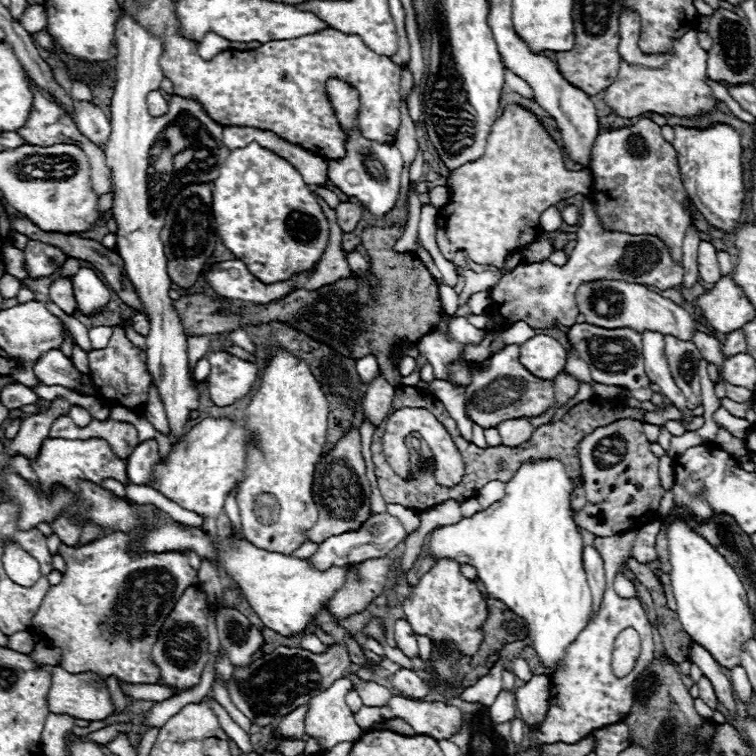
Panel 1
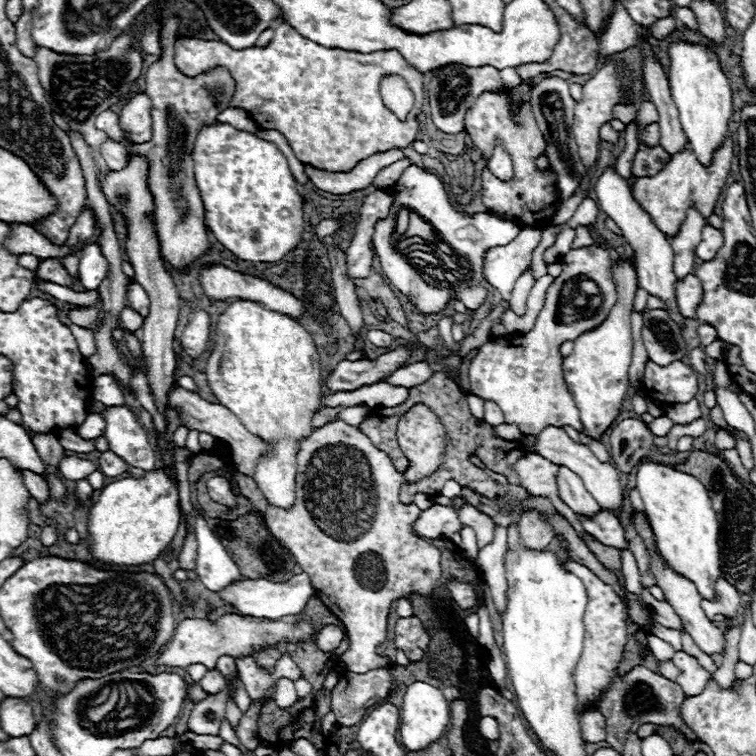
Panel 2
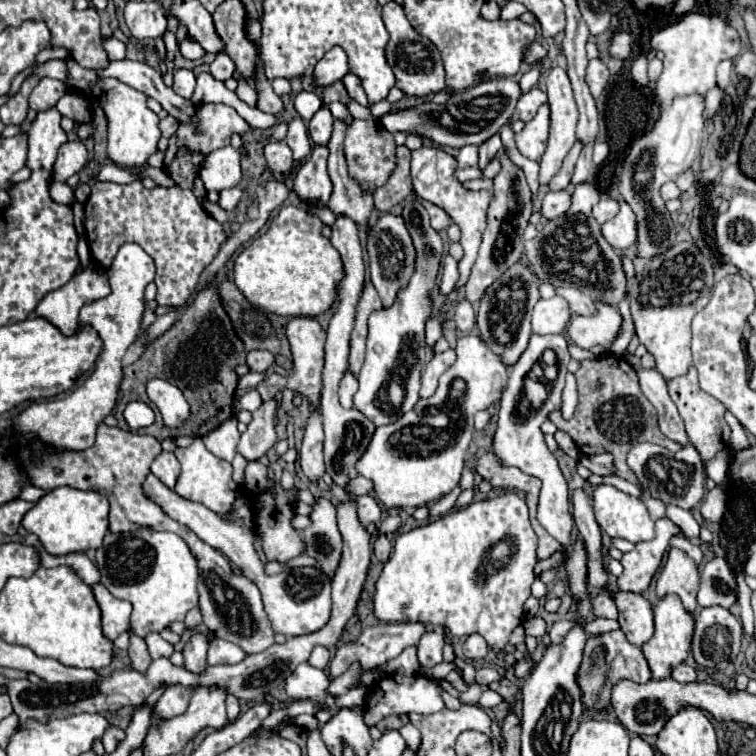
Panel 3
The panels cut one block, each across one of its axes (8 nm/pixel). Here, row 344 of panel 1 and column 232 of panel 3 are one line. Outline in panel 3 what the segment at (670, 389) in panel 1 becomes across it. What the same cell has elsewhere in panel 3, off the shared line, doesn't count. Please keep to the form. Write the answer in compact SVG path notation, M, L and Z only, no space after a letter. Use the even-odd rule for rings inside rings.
M212 638L210 648L208 648L208 664L238 664L246 658L248 654L234 642L222 640L222 638Z

